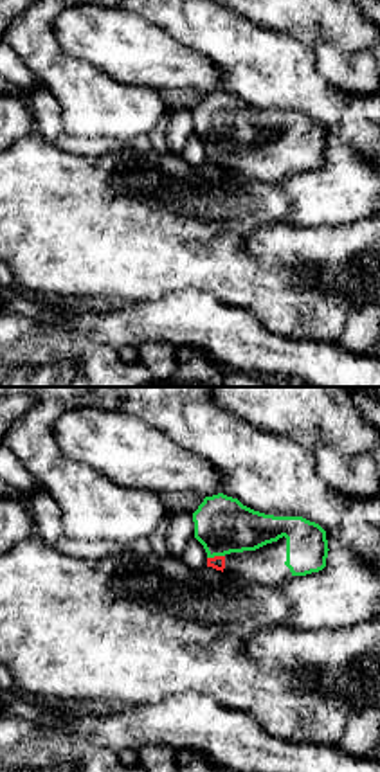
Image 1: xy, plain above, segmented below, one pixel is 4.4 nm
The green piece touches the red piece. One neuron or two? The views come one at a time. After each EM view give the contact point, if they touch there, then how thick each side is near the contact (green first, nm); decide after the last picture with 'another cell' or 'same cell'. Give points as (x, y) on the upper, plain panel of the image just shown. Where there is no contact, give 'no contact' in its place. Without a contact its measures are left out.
contact (215, 152); calibres 260 and 60 nm

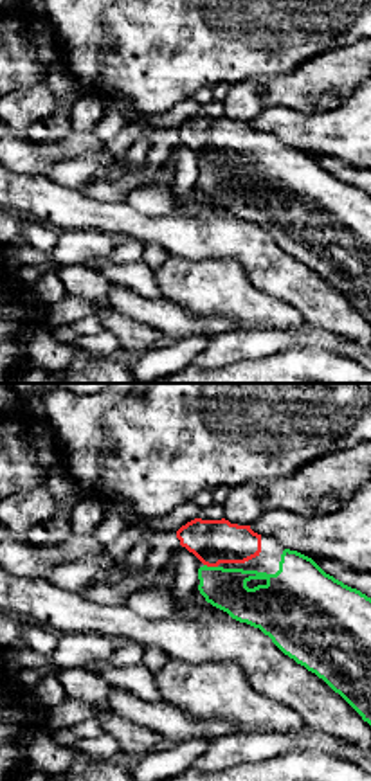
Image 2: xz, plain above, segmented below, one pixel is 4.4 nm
contact (211, 164); calibres 190 and 200 nm

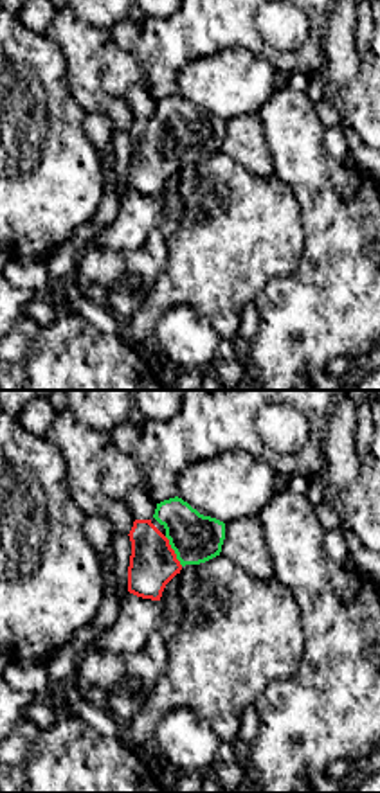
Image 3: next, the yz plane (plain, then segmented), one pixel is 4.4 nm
contact (173, 146); calibres 220 and 220 nm

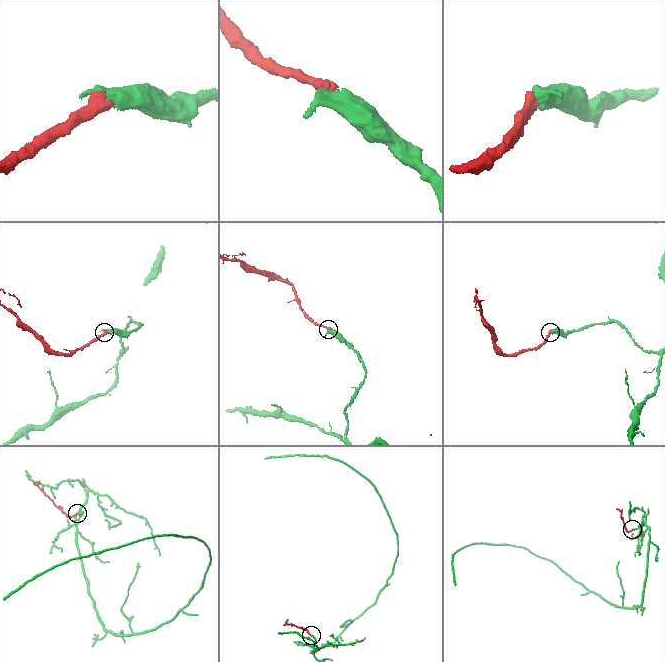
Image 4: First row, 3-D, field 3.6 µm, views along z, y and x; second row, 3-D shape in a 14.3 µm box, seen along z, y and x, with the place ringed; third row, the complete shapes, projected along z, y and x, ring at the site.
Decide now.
same cell

